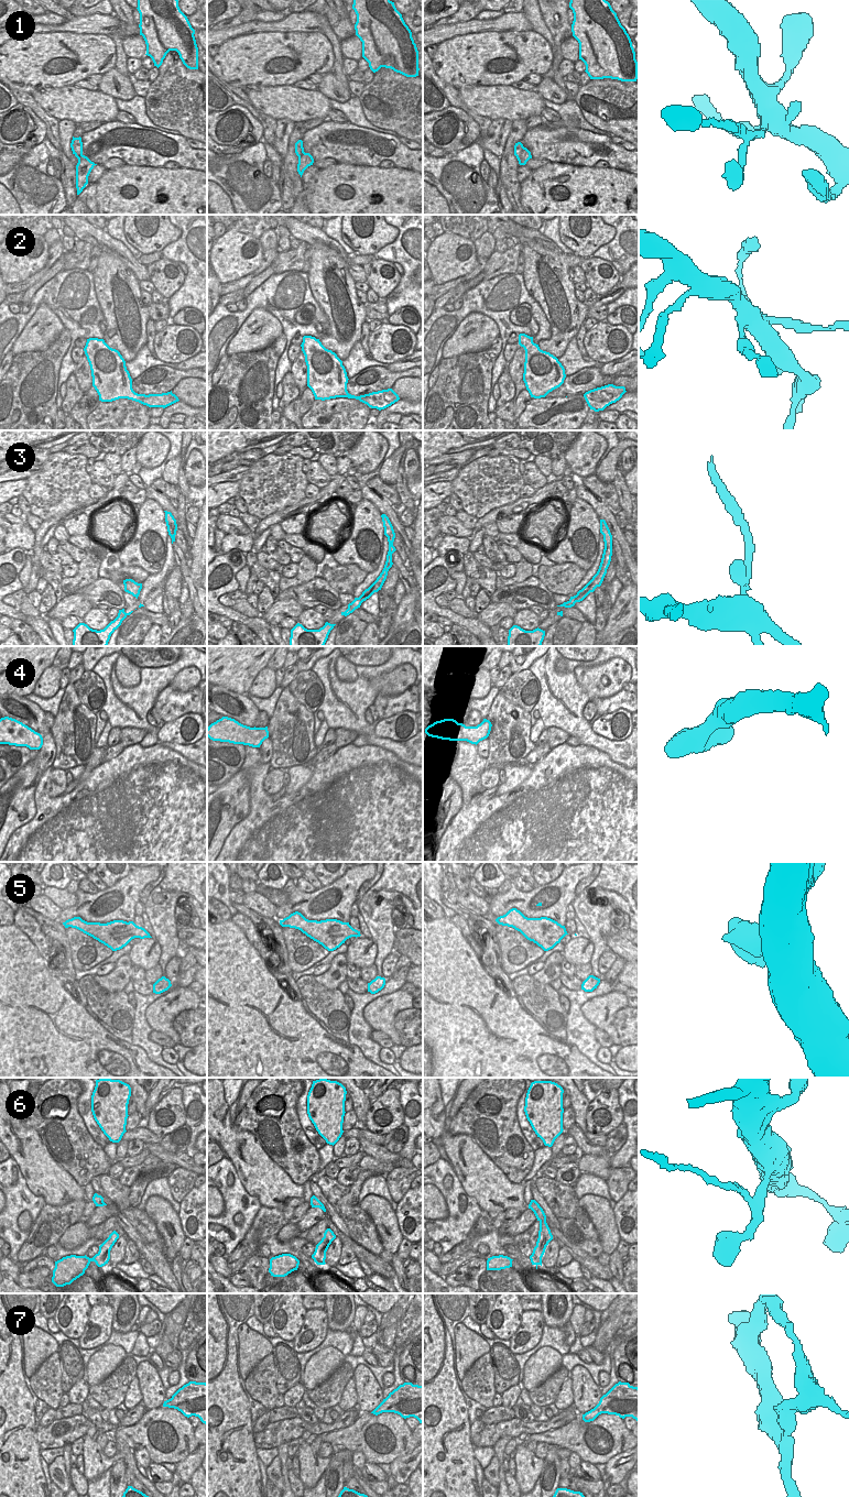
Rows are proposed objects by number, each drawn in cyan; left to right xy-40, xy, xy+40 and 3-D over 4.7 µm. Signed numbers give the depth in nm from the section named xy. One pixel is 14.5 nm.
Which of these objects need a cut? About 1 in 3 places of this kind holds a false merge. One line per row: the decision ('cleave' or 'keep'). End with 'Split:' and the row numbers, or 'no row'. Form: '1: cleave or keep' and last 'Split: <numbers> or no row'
1: keep
2: keep
3: cleave
4: keep
5: cleave
6: cleave
7: cleave
Split: 3, 5, 6, 7

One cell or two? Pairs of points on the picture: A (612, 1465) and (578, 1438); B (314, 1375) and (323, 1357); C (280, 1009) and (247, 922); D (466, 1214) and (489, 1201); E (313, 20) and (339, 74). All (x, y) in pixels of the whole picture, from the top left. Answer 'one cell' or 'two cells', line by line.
A: two cells
B: one cell
C: two cells
D: two cells
E: two cells

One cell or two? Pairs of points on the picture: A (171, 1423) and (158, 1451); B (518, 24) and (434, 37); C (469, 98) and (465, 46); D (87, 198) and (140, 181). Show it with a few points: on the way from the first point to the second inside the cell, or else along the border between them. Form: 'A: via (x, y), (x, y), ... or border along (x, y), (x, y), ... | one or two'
A: via (176, 1432), (177, 1440), (169, 1440), (166, 1442) | one
B: via (497, 24), (474, 25), (455, 30) | one
C: border along (464, 86), (458, 89) | two
D: border along (95, 183), (97, 203) | two

